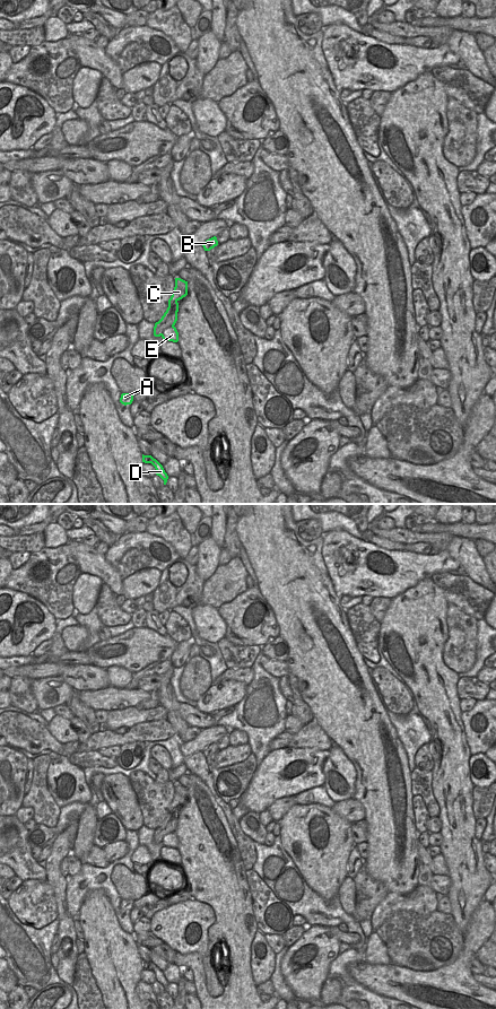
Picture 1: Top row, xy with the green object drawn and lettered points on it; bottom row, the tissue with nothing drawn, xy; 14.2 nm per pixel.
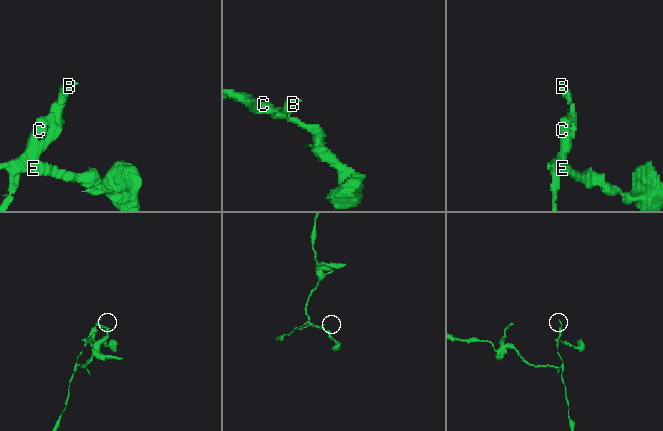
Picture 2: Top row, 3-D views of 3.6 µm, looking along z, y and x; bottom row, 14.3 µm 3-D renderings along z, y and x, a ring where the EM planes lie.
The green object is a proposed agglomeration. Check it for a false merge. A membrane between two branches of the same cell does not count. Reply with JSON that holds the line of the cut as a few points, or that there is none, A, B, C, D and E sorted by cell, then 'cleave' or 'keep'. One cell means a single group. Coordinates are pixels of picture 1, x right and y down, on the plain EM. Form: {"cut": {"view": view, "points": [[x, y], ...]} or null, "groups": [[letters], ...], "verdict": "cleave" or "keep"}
{"cut": {"view": "xy", "points": [[173, 832], [165, 835], [161, 841]]}, "groups": [["A", "B", "C", "D"], ["E"]], "verdict": "cleave"}

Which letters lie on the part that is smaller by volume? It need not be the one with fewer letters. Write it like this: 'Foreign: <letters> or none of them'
Foreign: E

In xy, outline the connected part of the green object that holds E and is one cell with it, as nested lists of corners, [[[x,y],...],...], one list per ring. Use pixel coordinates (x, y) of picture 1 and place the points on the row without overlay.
[[[171,833],[164,836],[162,841],[163,846],[168,846],[173,849],[179,847],[179,838],[175,833]]]

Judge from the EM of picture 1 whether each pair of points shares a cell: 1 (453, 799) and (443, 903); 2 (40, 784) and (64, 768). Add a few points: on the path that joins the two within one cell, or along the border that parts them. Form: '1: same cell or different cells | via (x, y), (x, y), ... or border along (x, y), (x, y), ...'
1: different cells | border along (446, 895), (451, 913)
2: different cells | border along (50, 759), (46, 772), (46, 789), (57, 805)

